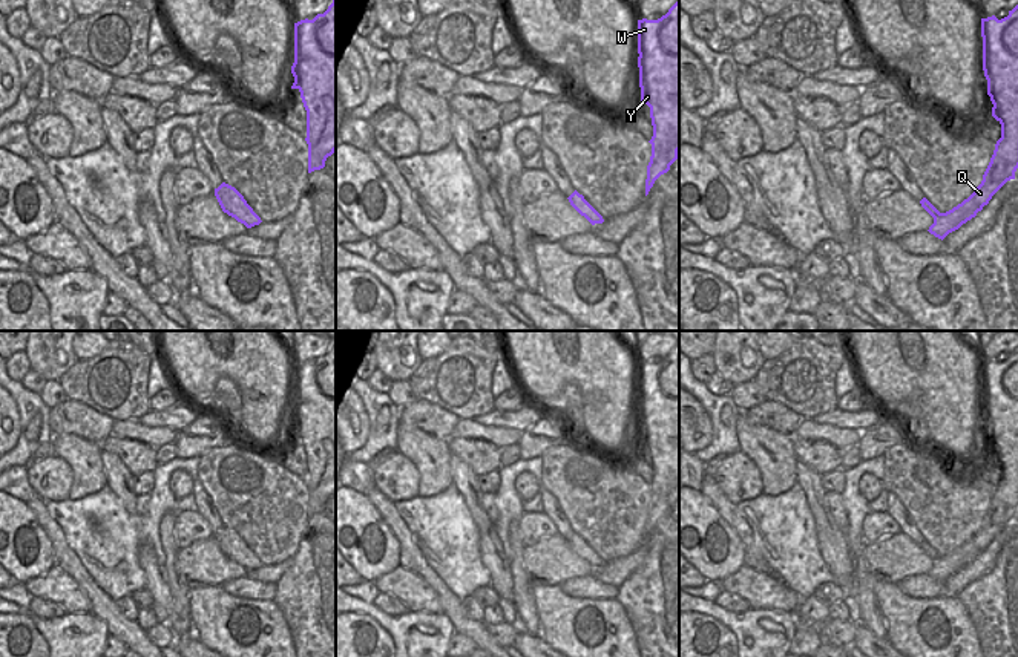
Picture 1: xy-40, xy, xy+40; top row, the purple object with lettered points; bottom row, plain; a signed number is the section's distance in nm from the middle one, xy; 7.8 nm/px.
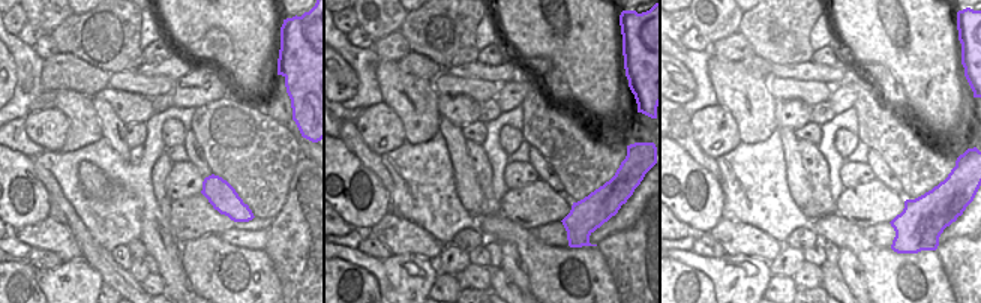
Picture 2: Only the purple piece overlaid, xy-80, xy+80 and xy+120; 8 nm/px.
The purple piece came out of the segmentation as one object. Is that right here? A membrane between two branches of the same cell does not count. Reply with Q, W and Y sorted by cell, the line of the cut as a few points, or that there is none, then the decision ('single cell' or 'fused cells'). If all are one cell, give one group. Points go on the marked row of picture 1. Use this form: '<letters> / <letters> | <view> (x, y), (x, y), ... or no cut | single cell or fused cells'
Q W Y | no cut | single cell

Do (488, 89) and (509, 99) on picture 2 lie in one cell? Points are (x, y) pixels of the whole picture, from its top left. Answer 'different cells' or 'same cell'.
different cells

